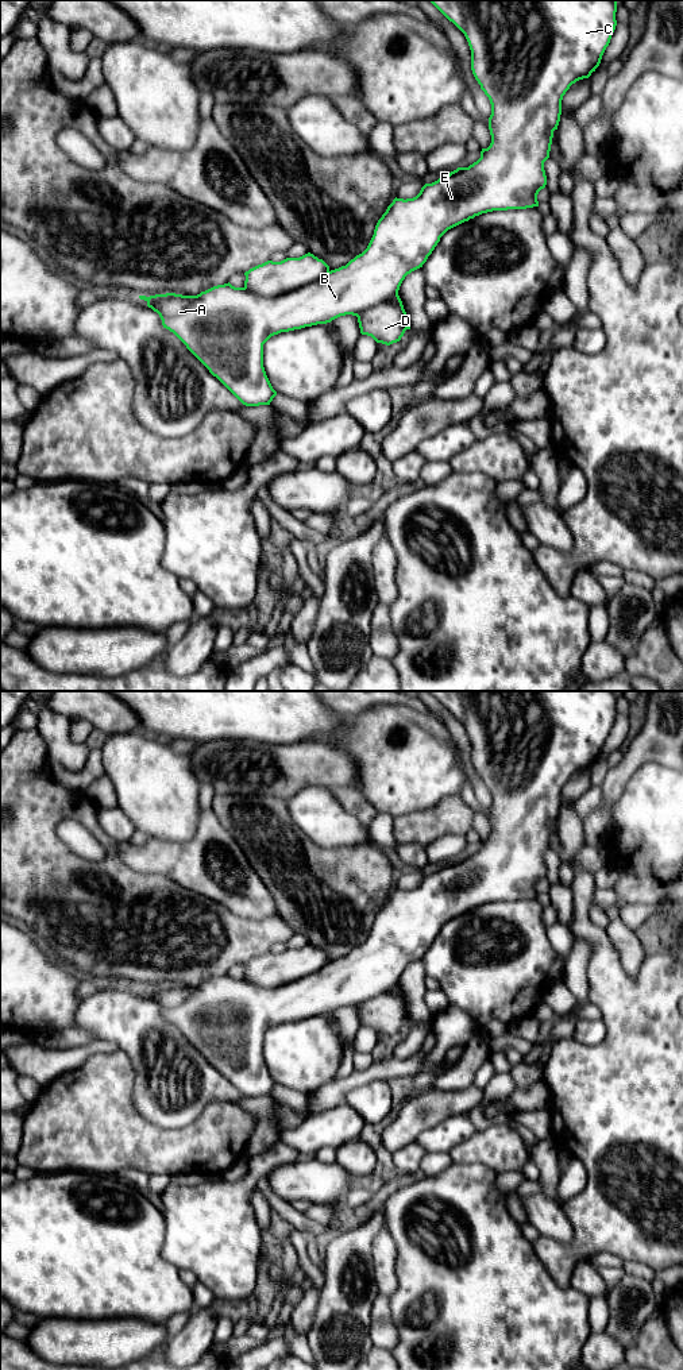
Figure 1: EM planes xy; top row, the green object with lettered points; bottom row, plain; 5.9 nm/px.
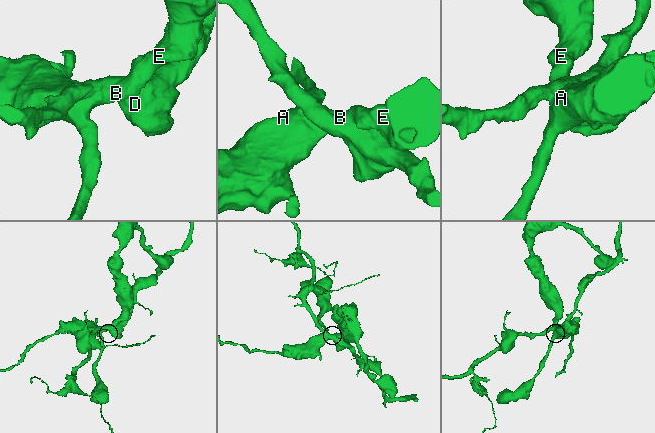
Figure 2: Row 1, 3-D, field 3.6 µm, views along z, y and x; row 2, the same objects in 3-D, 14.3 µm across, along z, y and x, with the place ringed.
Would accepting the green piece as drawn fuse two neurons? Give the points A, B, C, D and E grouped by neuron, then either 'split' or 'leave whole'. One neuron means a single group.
A B C E / D | split

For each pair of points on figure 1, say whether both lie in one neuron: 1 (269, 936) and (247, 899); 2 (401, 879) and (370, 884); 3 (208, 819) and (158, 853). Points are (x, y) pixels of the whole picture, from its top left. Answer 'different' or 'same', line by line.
1: different
2: different
3: same

